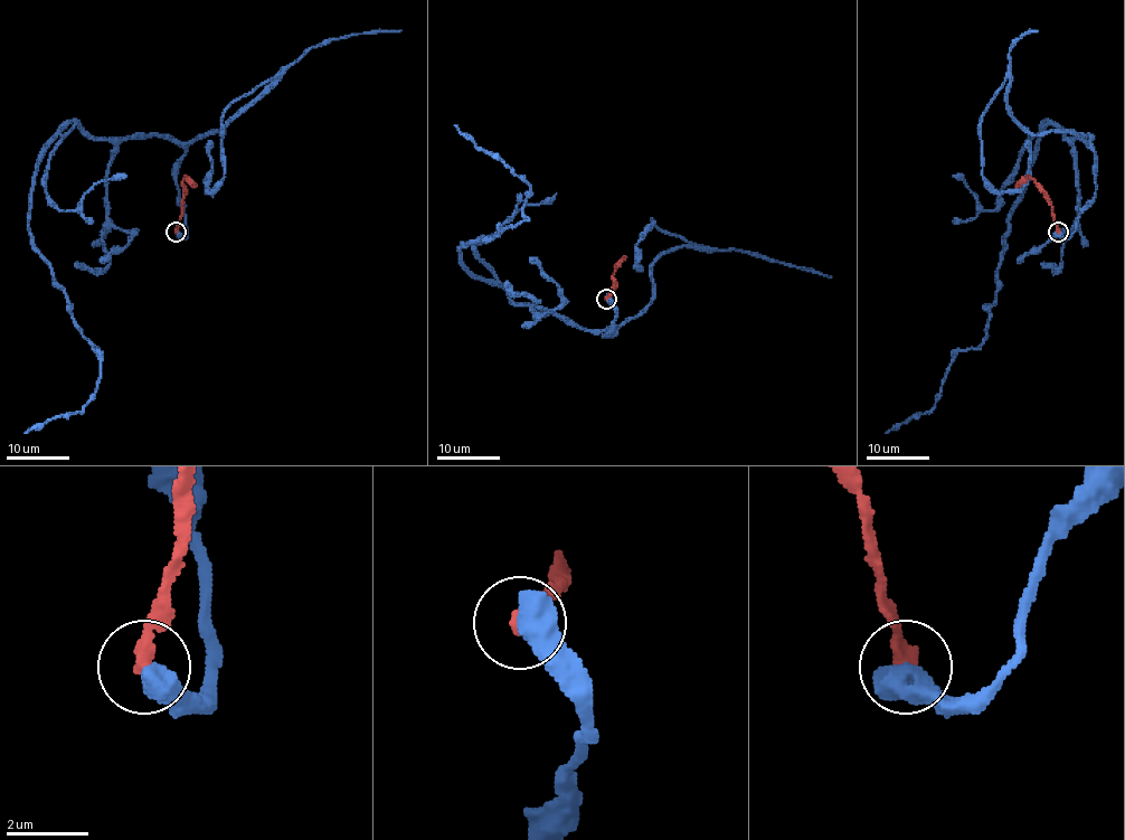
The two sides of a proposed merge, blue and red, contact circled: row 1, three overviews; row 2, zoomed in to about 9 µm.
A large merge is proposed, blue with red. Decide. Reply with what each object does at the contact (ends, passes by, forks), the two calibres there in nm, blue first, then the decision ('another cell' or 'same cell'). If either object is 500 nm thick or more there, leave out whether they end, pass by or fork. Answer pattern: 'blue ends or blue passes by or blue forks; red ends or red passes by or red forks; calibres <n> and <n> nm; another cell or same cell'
calibres 700 and 360 nm; another cell

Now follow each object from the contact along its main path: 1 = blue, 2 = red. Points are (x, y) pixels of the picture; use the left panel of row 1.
1: (177, 232), (181, 145), (93, 139), (74, 121), (47, 147), (31, 247), (100, 378), (81, 411), (24, 433)
2: (177, 232), (182, 181), (186, 178), (196, 187)

